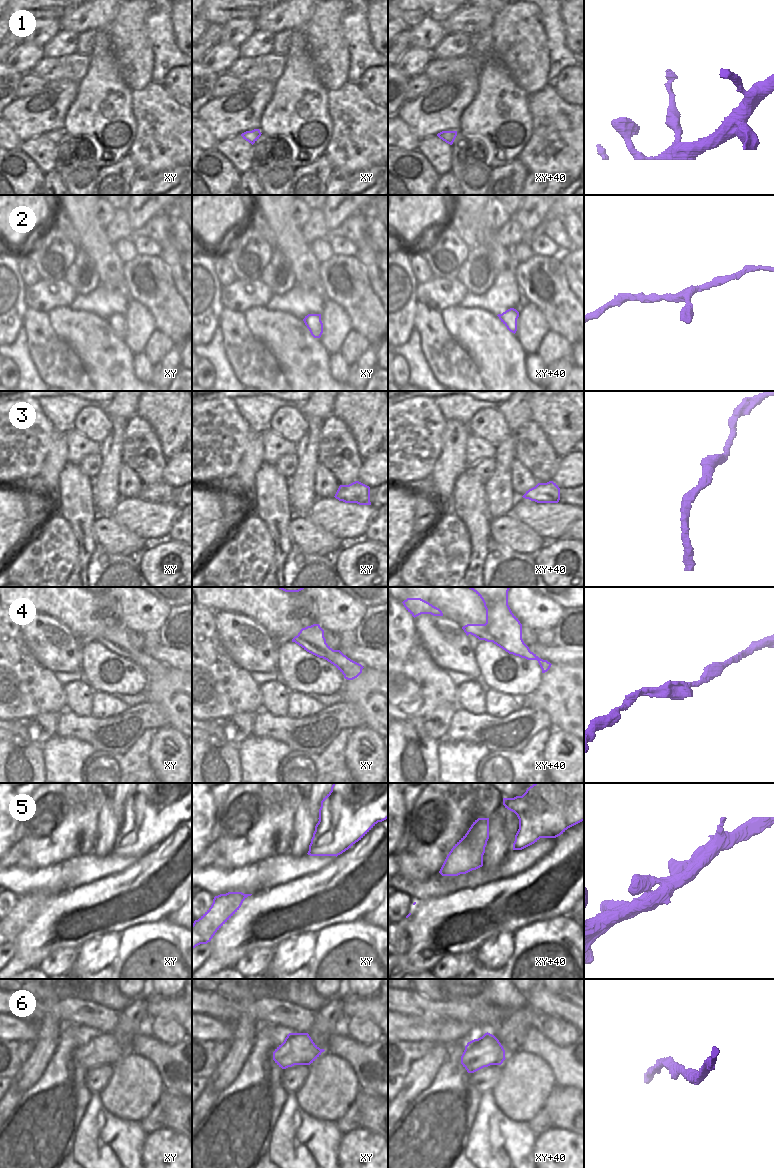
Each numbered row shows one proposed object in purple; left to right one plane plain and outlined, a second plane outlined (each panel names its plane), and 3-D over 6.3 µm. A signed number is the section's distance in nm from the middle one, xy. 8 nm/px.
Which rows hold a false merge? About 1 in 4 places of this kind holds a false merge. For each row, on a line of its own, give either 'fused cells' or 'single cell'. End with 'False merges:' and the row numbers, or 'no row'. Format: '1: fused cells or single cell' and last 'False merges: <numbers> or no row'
1: single cell
2: single cell
3: single cell
4: single cell
5: single cell
6: single cell
False merges: no row

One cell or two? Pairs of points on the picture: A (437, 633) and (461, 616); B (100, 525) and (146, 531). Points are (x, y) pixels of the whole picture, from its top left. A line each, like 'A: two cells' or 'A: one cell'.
A: two cells
B: two cells

